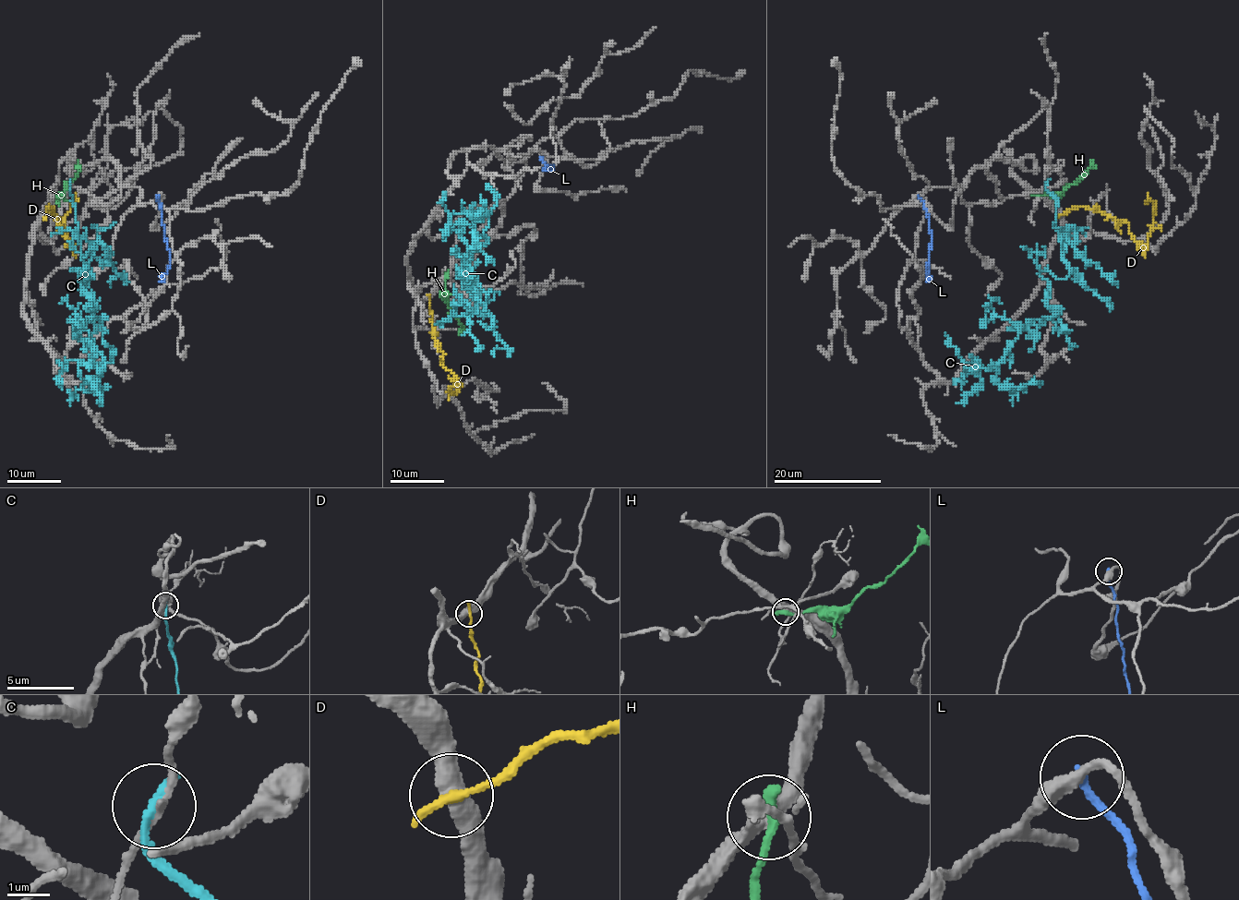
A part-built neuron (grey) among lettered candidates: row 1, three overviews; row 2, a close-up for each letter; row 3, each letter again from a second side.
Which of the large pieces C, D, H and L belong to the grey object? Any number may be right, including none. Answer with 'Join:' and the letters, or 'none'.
Join: none

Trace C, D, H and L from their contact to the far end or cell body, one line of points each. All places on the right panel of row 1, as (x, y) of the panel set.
C: (1045, 184), (1070, 272), (1040, 274), (1064, 328), (1047, 318), (1022, 328), (994, 367), (974, 362), (960, 390)
D: (1059, 215), (1074, 207), (1098, 208), (1124, 222), (1130, 234), (1145, 245), (1153, 227), (1153, 201), (1144, 199)
H: (1036, 195), (1062, 193), (1088, 170), (1089, 160)
L: (918, 196), (927, 212), (932, 237), (928, 255), (928, 278), (932, 281)

